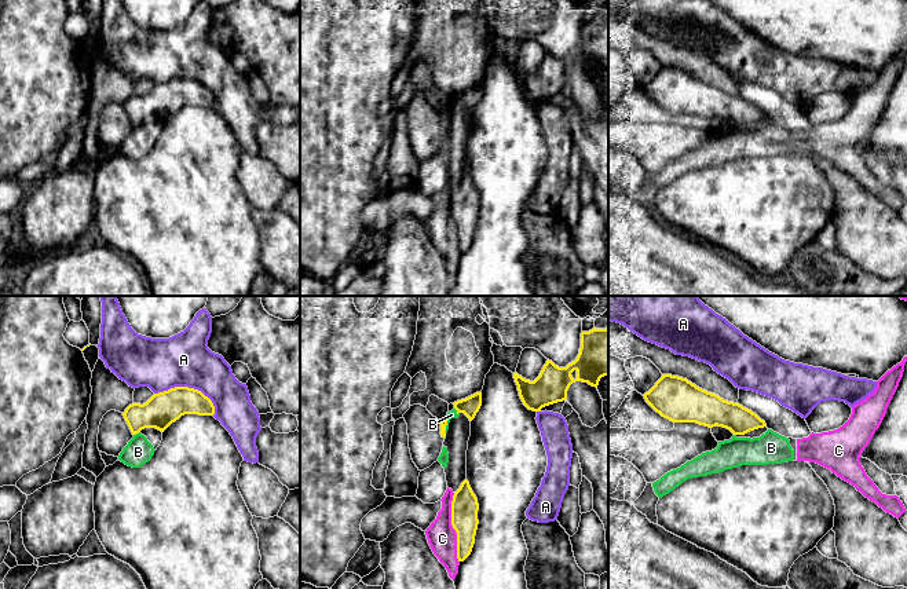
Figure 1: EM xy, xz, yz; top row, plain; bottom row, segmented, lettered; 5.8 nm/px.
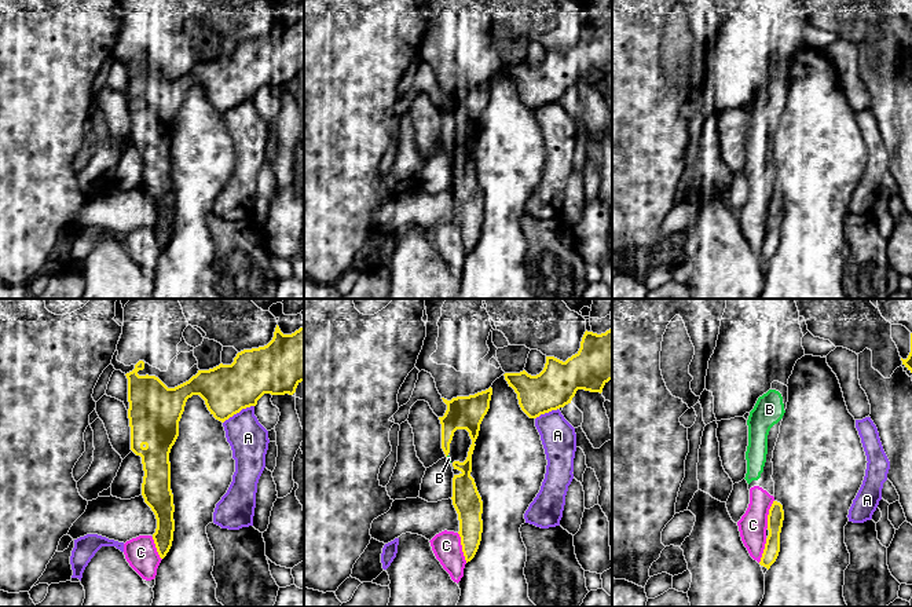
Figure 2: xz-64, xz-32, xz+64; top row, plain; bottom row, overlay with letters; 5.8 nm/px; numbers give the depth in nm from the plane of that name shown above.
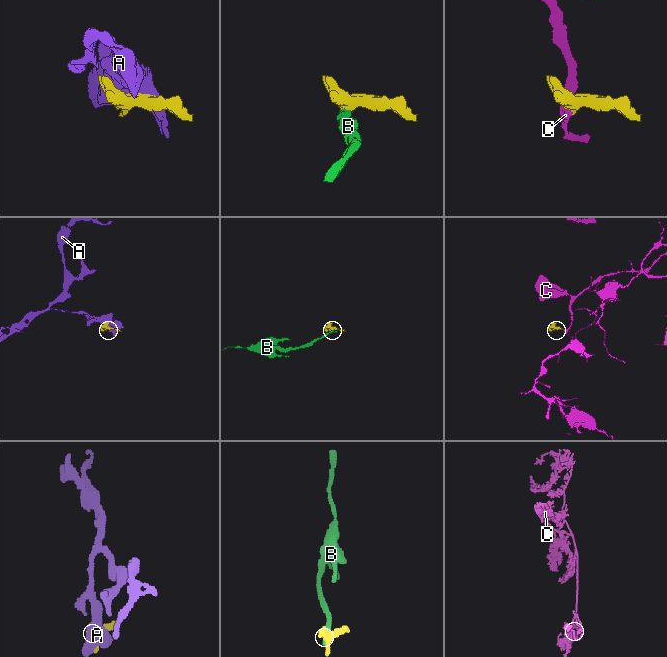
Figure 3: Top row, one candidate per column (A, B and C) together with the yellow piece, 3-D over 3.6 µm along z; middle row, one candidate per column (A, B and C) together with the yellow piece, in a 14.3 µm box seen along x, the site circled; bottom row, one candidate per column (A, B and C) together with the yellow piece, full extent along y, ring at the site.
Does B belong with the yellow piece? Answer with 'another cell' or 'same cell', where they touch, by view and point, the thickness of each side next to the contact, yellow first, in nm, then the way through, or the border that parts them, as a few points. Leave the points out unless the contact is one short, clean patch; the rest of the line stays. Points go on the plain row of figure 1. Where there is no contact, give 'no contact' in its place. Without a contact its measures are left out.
another cell; meets yellow in xz at (457, 103); 110 nm thick on the yellow side, 50 nm on the other; border along xz (454, 99), (457, 106)

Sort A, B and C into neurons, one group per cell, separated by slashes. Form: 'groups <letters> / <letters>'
groups A / B C

